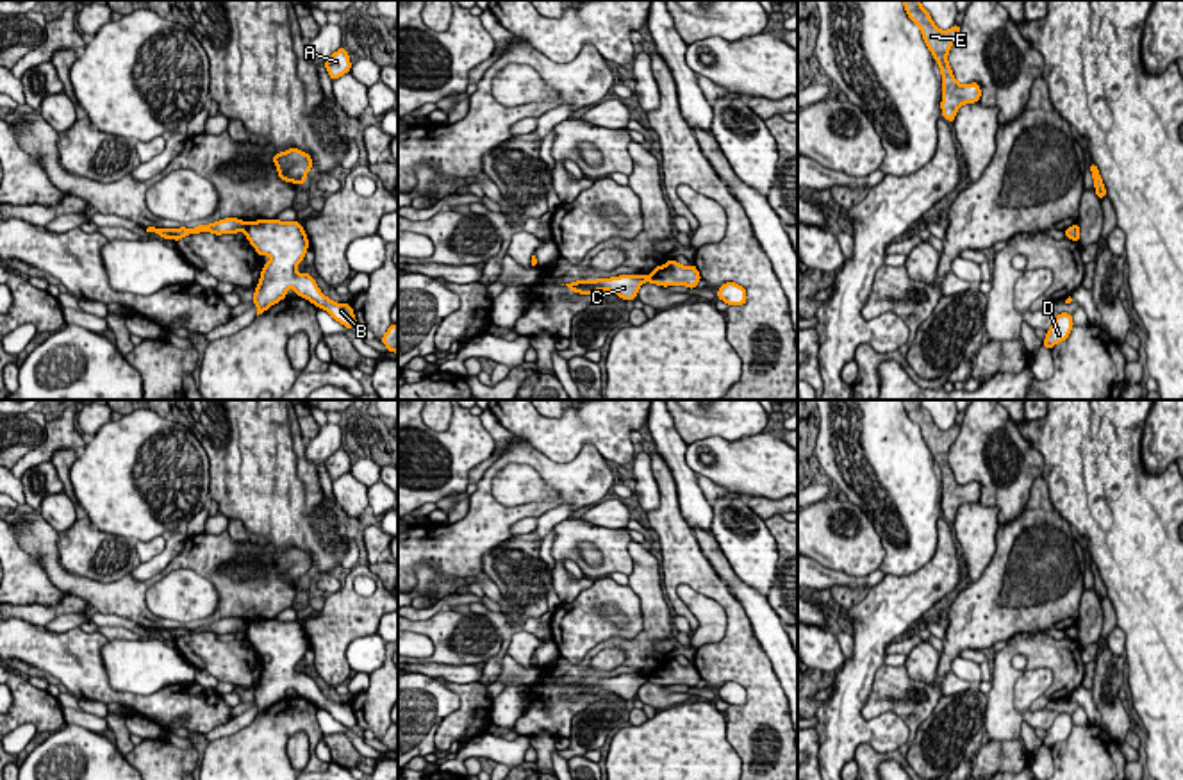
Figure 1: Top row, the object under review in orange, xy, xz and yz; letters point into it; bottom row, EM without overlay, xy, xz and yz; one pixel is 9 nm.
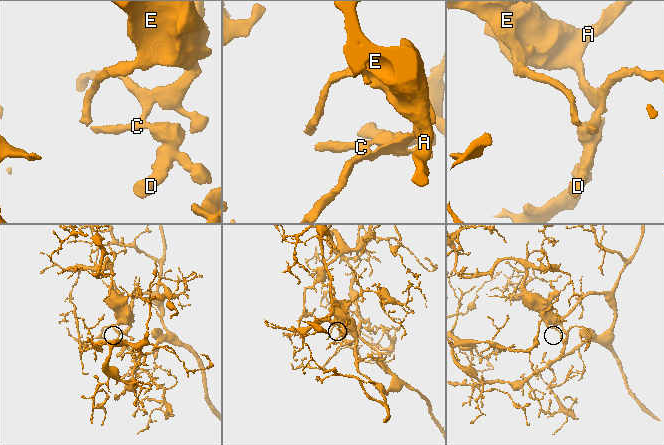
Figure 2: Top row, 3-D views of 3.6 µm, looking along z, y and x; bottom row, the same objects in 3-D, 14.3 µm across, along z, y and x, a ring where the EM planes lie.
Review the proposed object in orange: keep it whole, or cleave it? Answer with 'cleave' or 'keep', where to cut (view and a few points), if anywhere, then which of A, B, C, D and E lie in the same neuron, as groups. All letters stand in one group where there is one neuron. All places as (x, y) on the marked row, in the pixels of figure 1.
cleave; cut xy (248, 224), (245, 232); groups A C E / B D

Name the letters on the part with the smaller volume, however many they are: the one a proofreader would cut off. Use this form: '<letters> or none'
B, D

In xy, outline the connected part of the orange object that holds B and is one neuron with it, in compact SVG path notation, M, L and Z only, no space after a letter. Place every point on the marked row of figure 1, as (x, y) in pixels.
M250 221L244 234L259 255L271 257L271 261L262 266L252 302L257 305L257 316L284 300L287 296L285 291L293 287L298 296L330 312L332 318L346 328L357 325L352 305L335 303L327 298L309 273L296 271L296 266L303 261L309 248L307 234L298 221Z

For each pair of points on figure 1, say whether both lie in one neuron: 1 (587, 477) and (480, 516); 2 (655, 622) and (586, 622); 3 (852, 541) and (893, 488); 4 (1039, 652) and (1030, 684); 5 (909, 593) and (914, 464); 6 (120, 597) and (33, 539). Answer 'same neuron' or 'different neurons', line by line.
1: same neuron
2: different neurons
3: different neurons
4: different neurons
5: different neurons
6: same neuron

